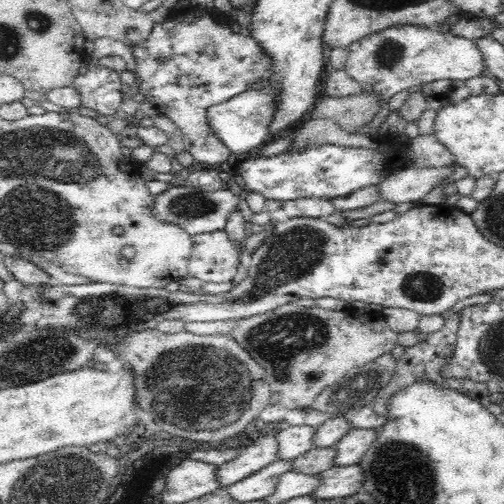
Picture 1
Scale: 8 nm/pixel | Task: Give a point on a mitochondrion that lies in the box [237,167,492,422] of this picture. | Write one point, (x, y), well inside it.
(280, 342)

